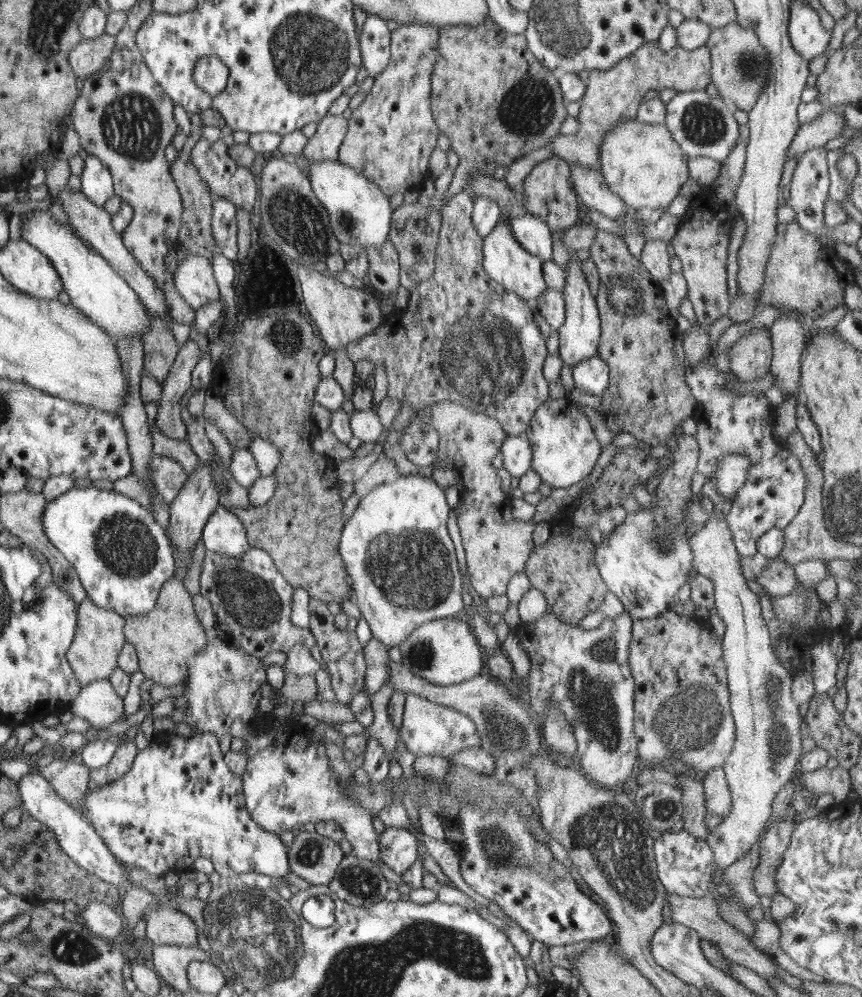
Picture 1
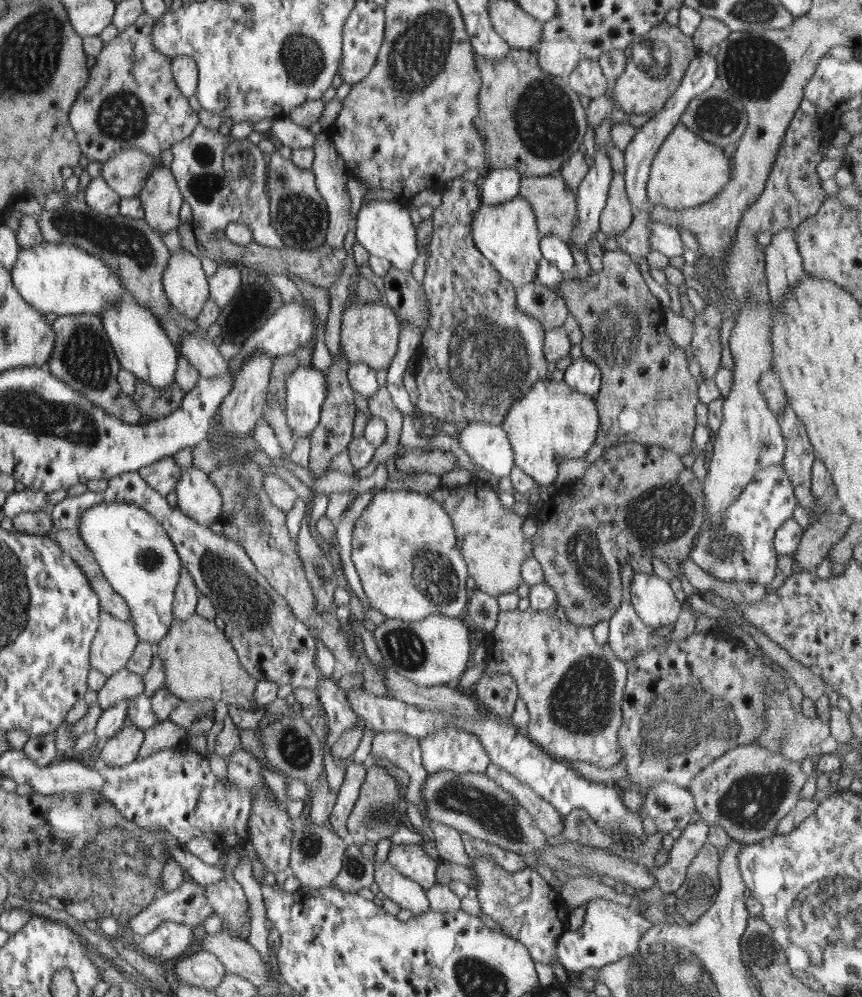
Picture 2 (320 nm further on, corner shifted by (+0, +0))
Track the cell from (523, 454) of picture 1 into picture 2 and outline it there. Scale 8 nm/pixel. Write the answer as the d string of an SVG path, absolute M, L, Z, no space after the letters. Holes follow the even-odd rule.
M472 421L459 430L456 438L476 465L496 477L510 476L516 466L510 441L500 425Z

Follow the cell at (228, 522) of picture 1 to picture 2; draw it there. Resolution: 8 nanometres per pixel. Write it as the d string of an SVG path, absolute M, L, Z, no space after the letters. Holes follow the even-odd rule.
M194 466L183 468L183 477L176 486L180 511L200 526L209 527L223 513L223 496L210 476Z

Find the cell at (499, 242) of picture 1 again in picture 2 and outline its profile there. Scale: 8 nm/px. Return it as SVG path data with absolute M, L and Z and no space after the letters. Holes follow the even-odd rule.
M520 196L508 202L489 205L480 203L472 217L471 235L476 248L492 263L492 267L516 289L522 285L532 283L537 279L539 260L543 257L540 250L539 230L534 209L530 203Z

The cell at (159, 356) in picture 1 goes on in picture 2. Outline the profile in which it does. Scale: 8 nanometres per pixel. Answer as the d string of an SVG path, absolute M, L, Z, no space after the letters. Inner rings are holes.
M138 380L133 400L143 416L155 420L174 412L180 406L185 393L176 382L165 388L154 388L147 382Z

